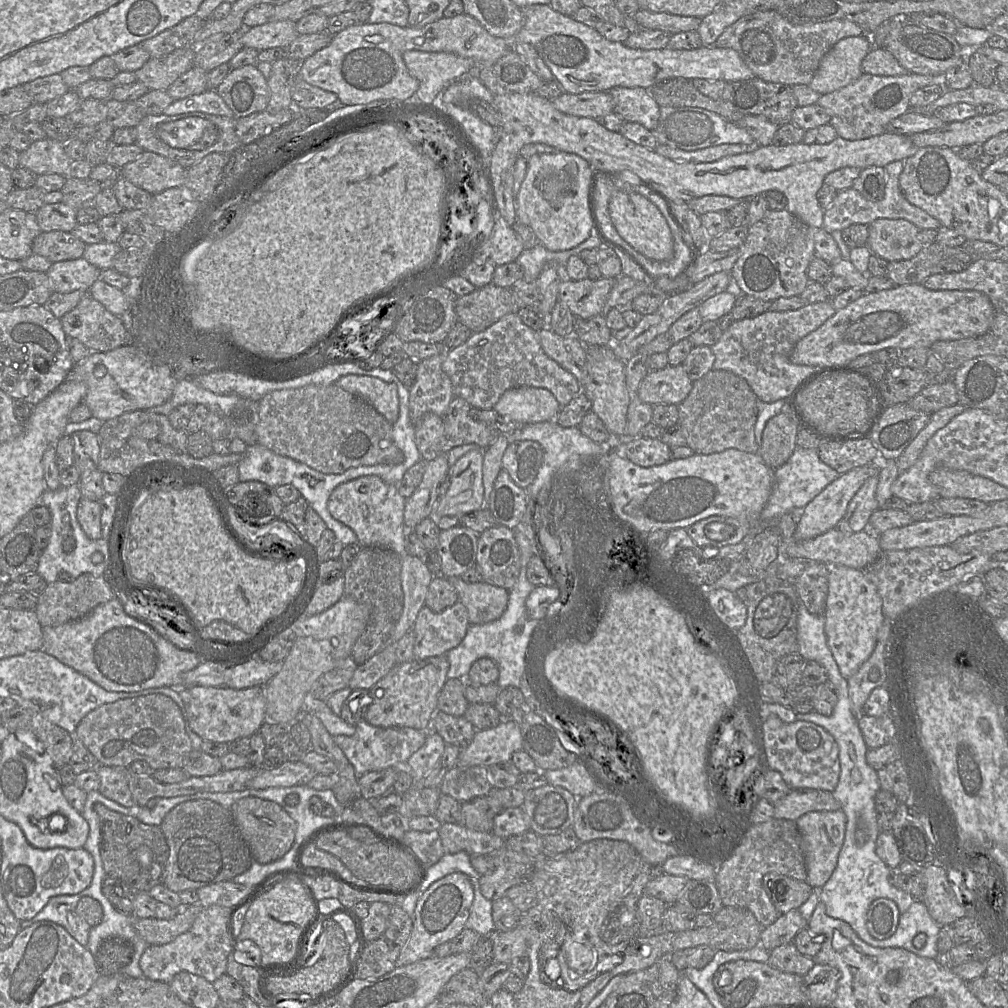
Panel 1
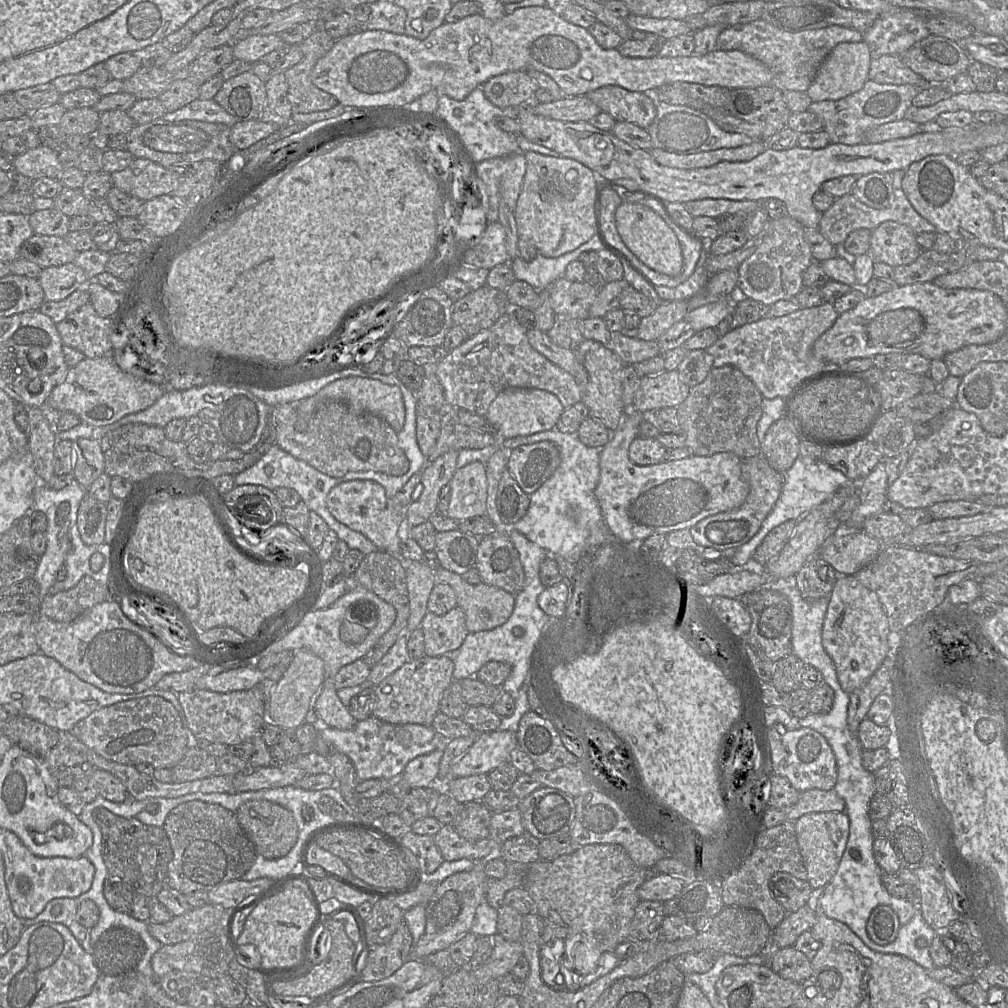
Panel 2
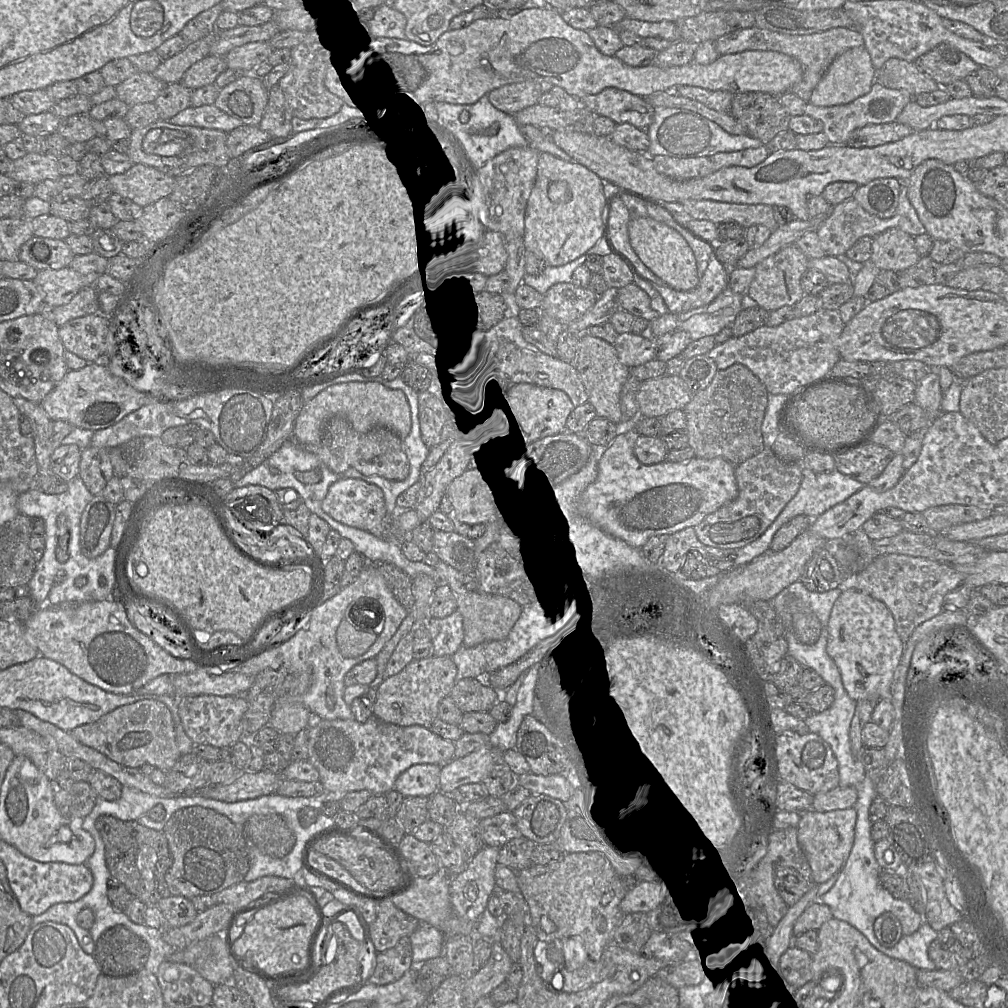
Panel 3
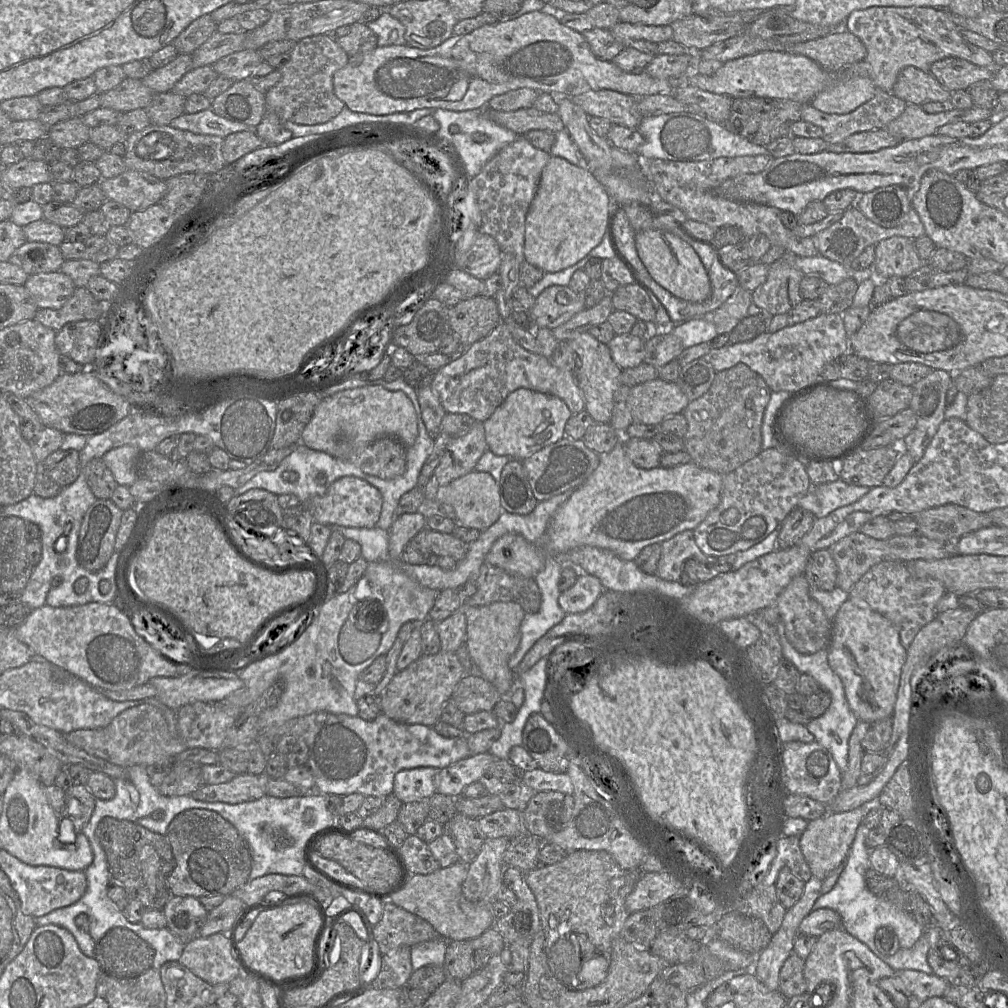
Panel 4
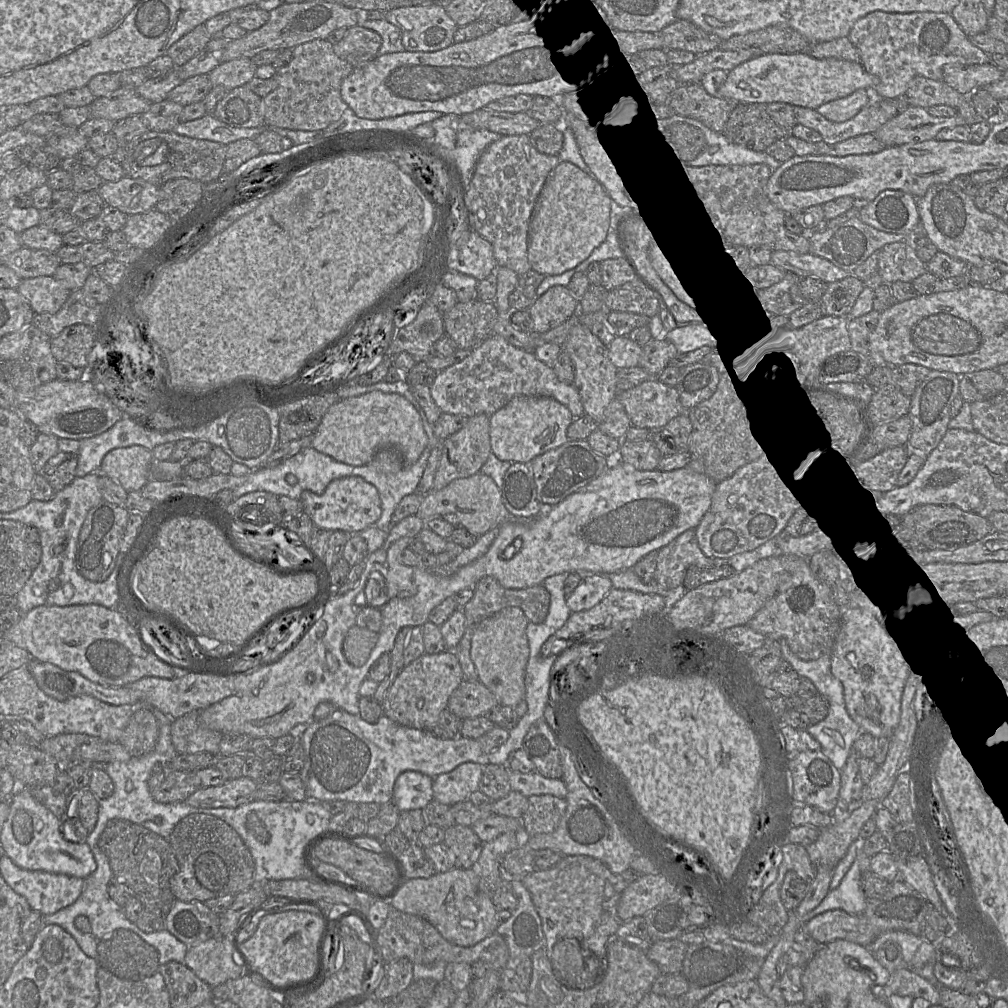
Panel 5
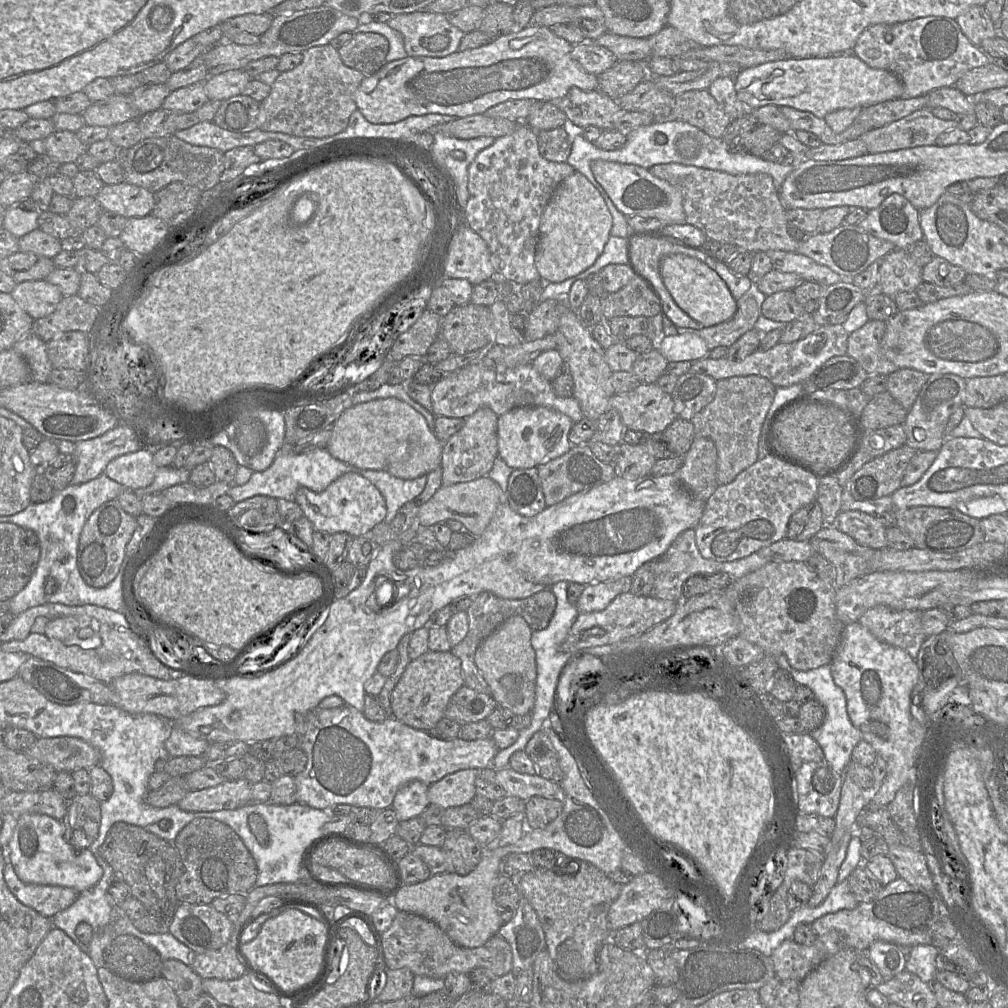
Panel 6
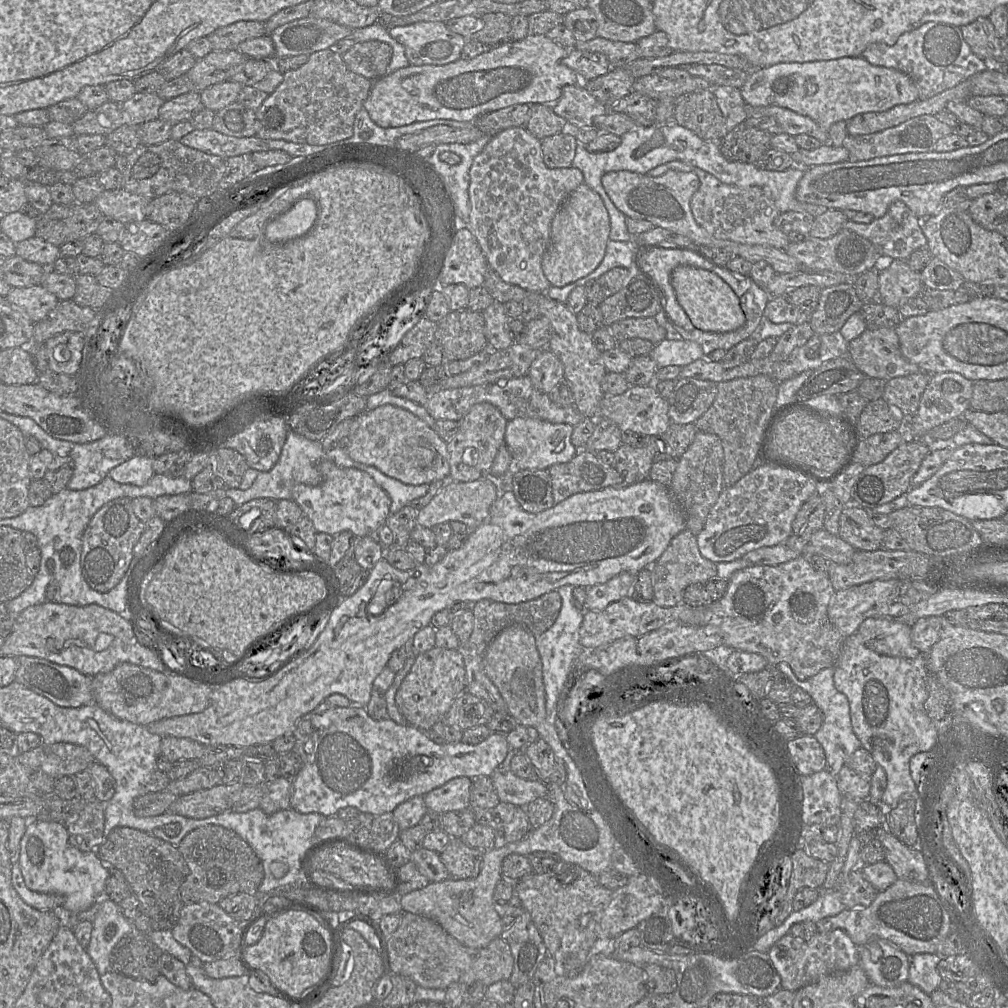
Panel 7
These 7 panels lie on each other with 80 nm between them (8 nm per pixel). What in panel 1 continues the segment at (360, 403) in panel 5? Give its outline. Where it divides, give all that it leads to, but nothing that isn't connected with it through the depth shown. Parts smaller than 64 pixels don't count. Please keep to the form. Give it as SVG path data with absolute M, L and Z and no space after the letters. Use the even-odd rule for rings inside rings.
M355 374L343 376L335 384L370 403L391 424L397 421L399 397L395 384L376 377Z

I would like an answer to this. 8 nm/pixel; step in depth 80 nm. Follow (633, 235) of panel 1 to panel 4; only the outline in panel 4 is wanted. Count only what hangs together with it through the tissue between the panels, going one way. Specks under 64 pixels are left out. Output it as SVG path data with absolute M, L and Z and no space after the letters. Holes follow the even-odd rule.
M644 230L635 234L639 258L651 277L672 295L682 300L700 303L711 296L711 283L700 257L687 242L662 230Z

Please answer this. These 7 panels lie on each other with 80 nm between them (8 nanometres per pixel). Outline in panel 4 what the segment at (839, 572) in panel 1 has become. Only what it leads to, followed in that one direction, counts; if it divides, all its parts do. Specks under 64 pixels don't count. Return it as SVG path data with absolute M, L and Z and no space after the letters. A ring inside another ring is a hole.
M850 596L832 620L828 663L840 677L849 706L858 720L873 724L892 717L905 660L906 649L893 623L864 600Z

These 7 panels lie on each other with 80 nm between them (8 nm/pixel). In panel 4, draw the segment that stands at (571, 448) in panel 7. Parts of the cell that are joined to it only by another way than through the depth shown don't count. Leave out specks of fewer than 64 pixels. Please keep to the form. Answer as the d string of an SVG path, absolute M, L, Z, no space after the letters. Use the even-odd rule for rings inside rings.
M519 388L511 392L483 422L488 449L499 456L524 460L565 436L565 425L573 414L566 403L550 394Z

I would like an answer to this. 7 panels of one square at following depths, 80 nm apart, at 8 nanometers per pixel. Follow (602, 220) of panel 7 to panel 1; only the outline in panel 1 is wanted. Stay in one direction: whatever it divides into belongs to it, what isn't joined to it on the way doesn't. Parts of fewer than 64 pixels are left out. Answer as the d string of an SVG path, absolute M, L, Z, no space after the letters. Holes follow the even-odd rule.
M563 151L534 154L527 161L527 172L516 195L516 221L529 226L538 242L549 251L570 250L578 246L594 229L590 202L596 178L590 164L576 154Z

